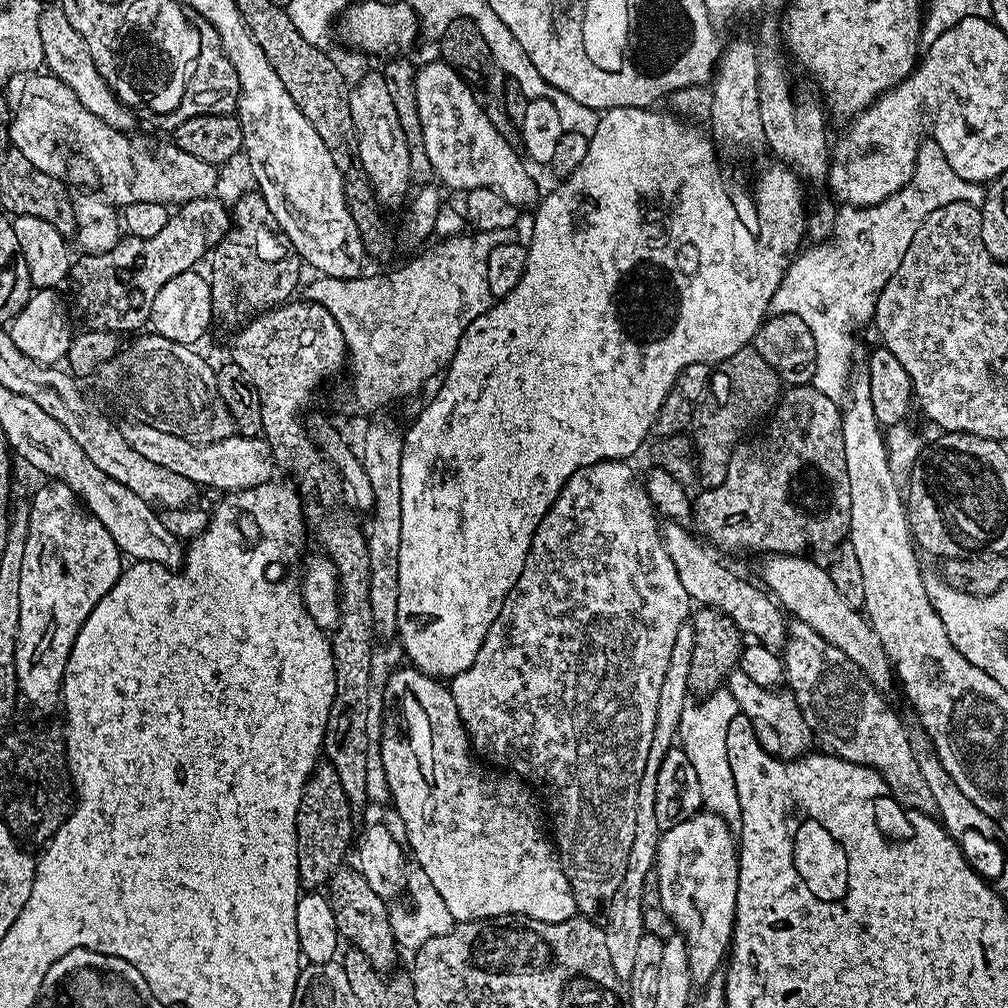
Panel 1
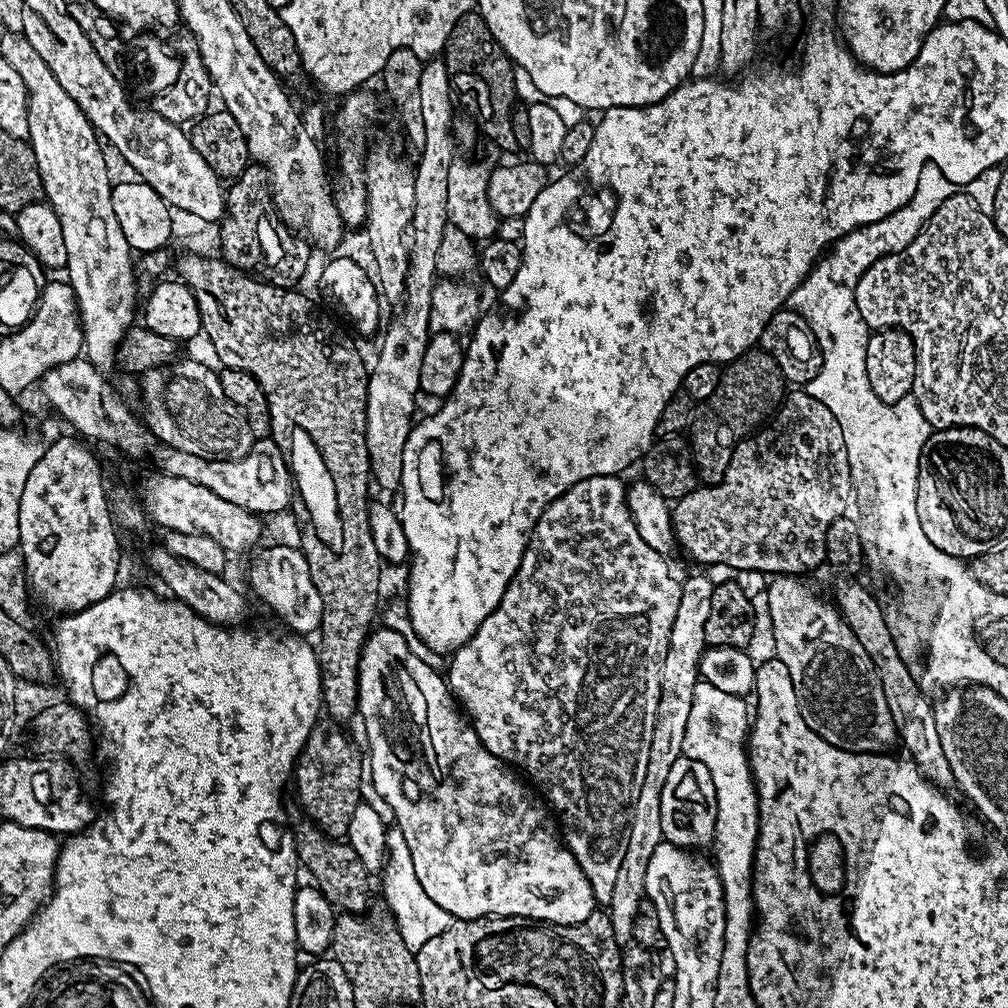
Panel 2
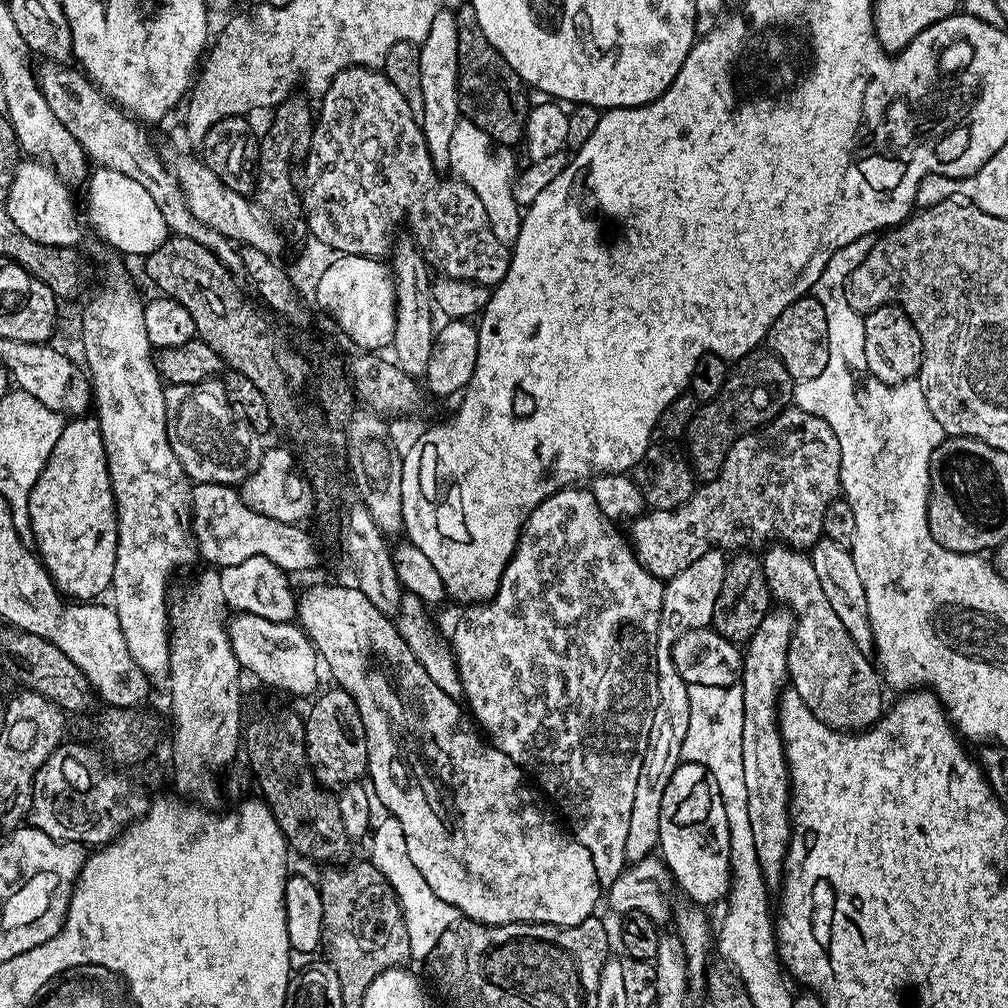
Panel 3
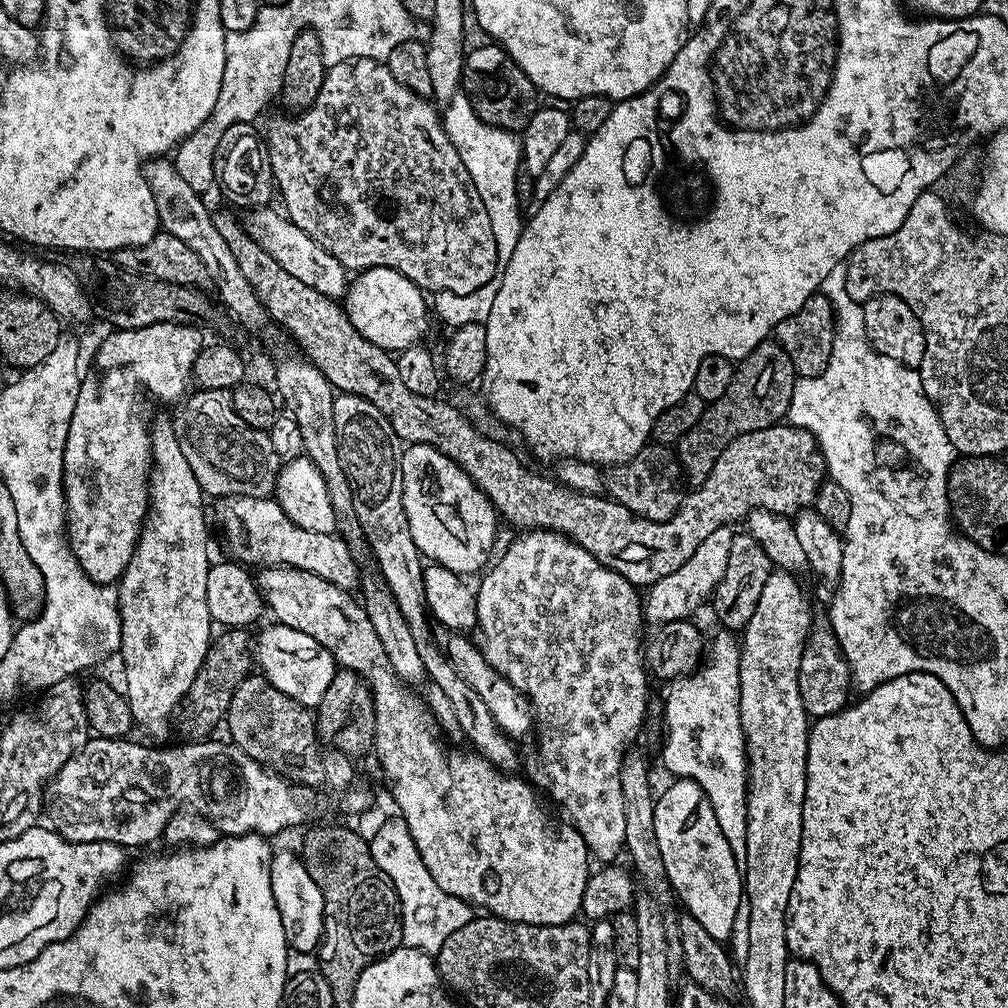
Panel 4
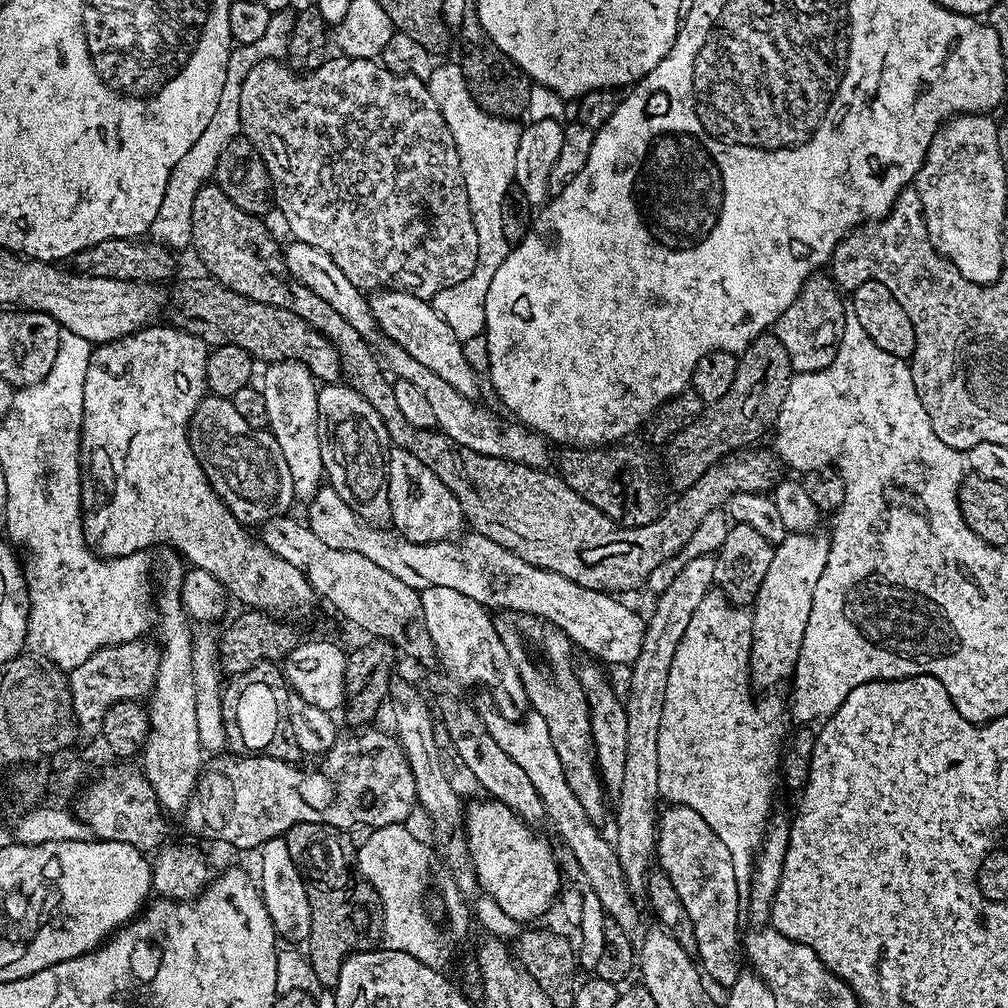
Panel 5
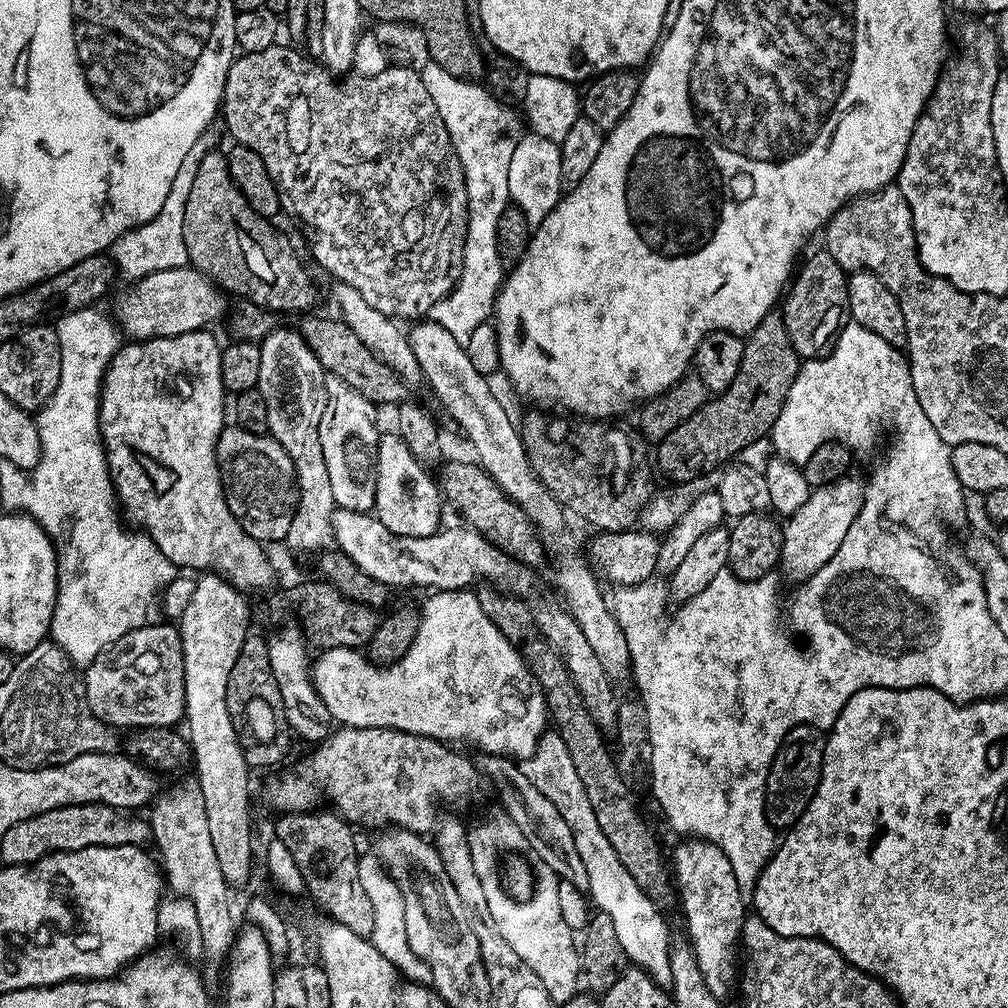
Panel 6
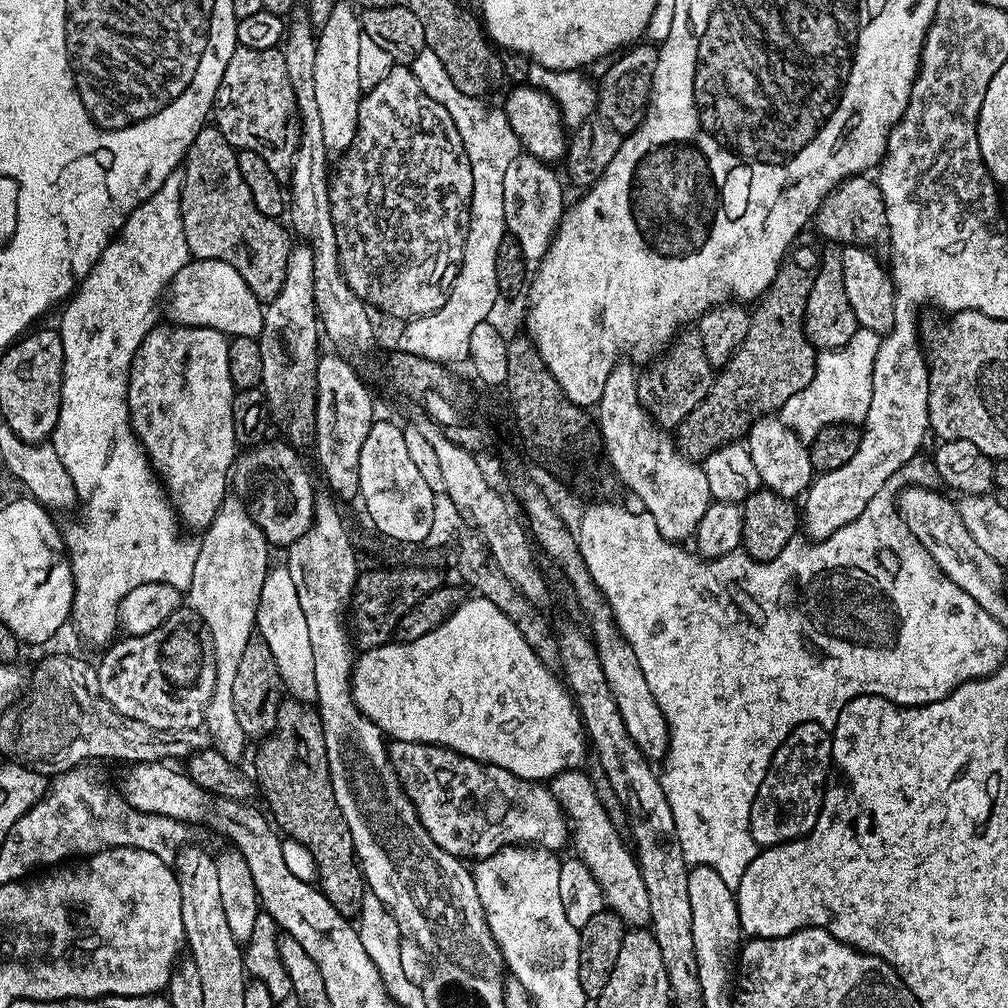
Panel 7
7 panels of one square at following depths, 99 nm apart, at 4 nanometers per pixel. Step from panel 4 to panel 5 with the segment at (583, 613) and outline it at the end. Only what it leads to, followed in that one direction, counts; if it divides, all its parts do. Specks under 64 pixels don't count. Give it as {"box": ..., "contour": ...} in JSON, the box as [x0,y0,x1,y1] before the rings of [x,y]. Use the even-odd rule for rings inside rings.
{"box":[494,611,606,826],"contour":[[[501,611],[494,620],[496,632],[502,638],[510,658],[516,663],[529,705],[540,712],[542,718],[546,718],[546,726],[550,726],[550,738],[554,738],[554,750],[558,750],[558,758],[562,758],[562,770],[566,770],[566,782],[570,782],[570,790],[574,790],[578,802],[582,802],[582,810],[586,810],[588,819],[597,826],[603,825],[606,791],[597,771],[587,698],[577,680],[574,664],[568,661],[574,651],[574,645],[563,632],[548,630],[550,632],[544,636],[544,656],[548,659],[547,672],[546,669],[539,668],[534,661],[528,660],[528,652],[524,649],[524,636],[520,633],[520,624],[516,620],[519,620],[517,613]]]}

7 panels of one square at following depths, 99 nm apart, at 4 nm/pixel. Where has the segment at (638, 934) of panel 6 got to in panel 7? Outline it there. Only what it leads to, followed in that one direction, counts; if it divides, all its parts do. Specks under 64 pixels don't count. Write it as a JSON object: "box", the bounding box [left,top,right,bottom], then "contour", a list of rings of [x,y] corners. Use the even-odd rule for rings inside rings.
{"box":[550,770,652,926],"contour":[[[565,770],[557,774],[557,776],[552,777],[550,781],[550,789],[552,791],[552,796],[555,800],[560,804],[560,809],[564,811],[564,815],[568,817],[570,821],[570,832],[574,837],[574,844],[576,840],[576,852],[575,855],[578,857],[580,861],[582,861],[586,867],[590,870],[590,874],[594,874],[594,878],[598,882],[598,886],[602,890],[602,894],[604,895],[605,905],[611,911],[617,912],[620,916],[620,919],[624,921],[625,925],[628,926],[644,926],[649,923],[652,919],[652,915],[650,914],[650,898],[646,898],[646,882],[642,882],[642,874],[640,873],[640,865],[636,863],[636,857],[634,855],[633,849],[631,847],[628,848],[624,845],[624,840],[620,835],[622,835],[621,829],[618,829],[614,826],[614,822],[610,822],[610,818],[606,814],[606,810],[602,806],[602,802],[598,798],[598,794],[596,793],[596,788],[592,784],[591,779],[587,775],[583,776],[583,771],[580,770]]]}

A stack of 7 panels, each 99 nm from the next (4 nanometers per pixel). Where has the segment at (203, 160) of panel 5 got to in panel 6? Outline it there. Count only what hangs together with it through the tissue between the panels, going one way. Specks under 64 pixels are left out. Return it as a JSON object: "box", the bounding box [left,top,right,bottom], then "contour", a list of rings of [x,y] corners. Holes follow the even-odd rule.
{"box":[110,155,198,282],"contour":[[[195,155],[187,156],[182,162],[182,170],[174,174],[174,186],[170,186],[170,194],[166,194],[166,202],[162,210],[154,214],[154,218],[130,232],[124,232],[110,249],[111,259],[117,269],[135,282],[143,276],[158,270],[182,268],[189,263],[186,242],[184,241],[184,223],[186,222],[186,198],[190,194],[190,186],[194,186],[194,174],[198,160]]]}

